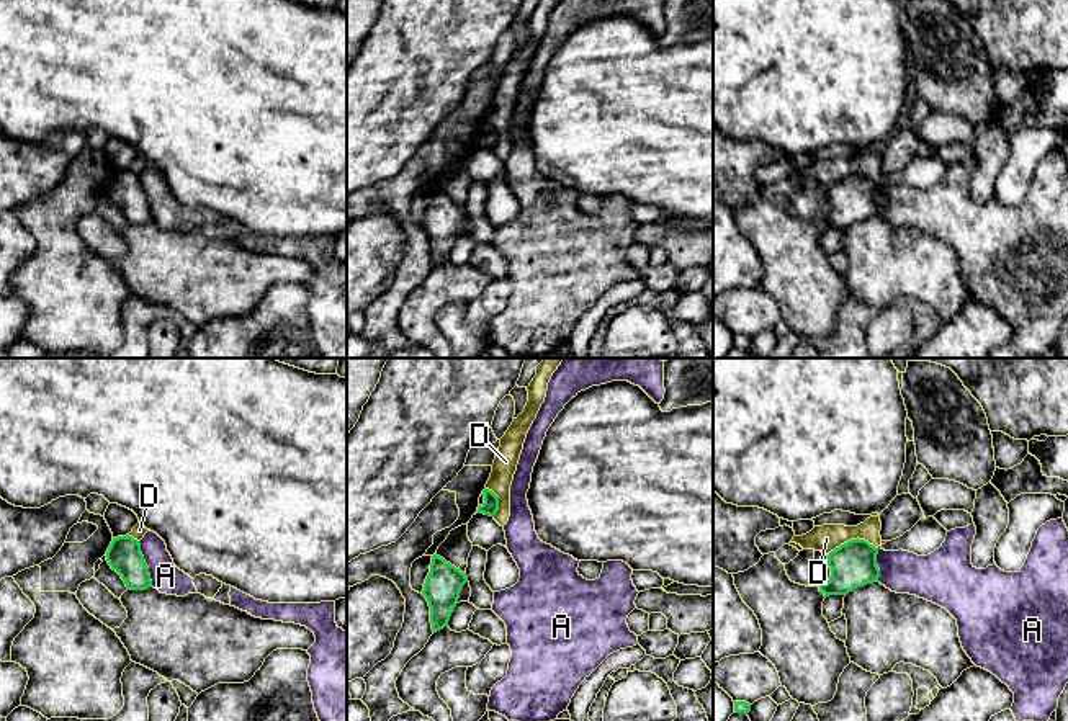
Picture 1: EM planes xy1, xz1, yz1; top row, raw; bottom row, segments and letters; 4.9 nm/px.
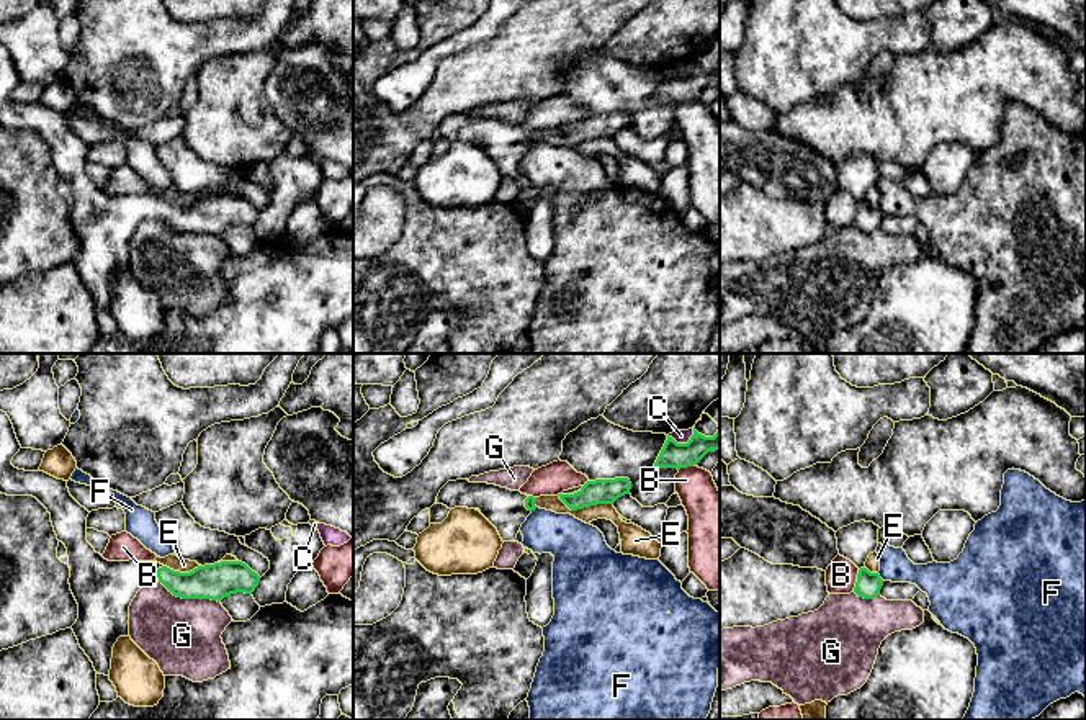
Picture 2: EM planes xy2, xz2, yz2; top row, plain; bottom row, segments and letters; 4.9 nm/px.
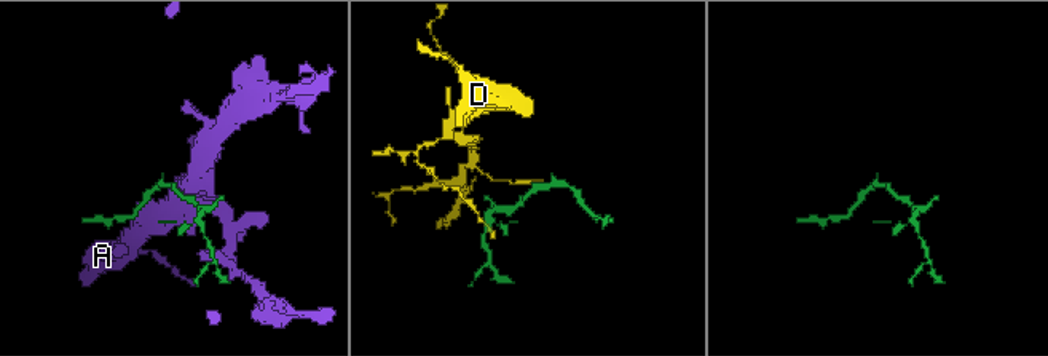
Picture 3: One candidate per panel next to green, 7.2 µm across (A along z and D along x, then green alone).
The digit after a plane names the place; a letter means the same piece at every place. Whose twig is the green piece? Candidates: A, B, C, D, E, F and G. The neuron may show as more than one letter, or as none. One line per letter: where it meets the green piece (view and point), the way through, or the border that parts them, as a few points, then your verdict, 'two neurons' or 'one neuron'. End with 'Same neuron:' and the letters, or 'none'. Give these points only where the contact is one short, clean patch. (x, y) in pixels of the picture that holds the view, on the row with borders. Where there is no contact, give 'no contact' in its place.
A: xy1 (146, 564) | two neurons
B: yz2 (857, 581) | two neurons
C: xz2 (684, 444) | along xz2 (694, 427), (686, 442), (676, 442), (668, 436) | two neurons
D: yz1 (852, 540) | along yz1 (877, 546), (851, 538), (828, 555) | two neurons
E: xz2 (584, 506) | along xz2 (558, 494), (571, 509), (612, 504) | two neurons
F: yz2 (879, 576) | two neurons
G: xy2 (188, 598) | along xy2 (159, 581), (177, 596), (210, 598), (218, 602) | two neurons
Same neuron: none

